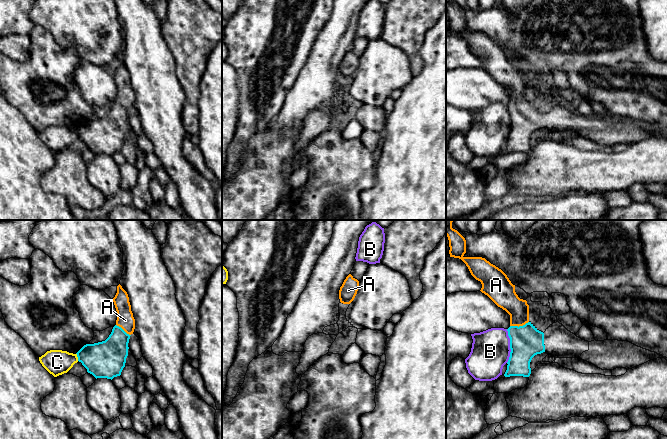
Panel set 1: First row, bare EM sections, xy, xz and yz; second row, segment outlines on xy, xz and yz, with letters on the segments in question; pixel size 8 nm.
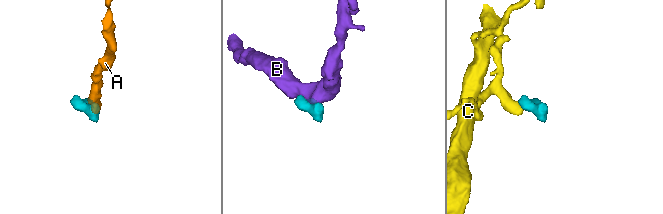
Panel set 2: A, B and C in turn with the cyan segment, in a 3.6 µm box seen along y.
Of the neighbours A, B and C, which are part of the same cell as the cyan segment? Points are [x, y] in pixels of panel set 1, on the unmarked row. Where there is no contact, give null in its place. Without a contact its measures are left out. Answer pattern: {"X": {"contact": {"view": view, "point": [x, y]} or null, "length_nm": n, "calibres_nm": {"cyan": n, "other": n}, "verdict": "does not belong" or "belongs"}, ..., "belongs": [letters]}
{"A": {"contact": {"view": "yz", "point": [519, 102]}, "length_nm": 160, "calibres_nm": {"cyan": 260, "other": 180}, "verdict": "belongs"}, "B": {"contact": {"view": "yz", "point": [510, 122]}, "length_nm": 280, "calibres_nm": {"cyan": 260, "other": 320}, "verdict": "does not belong"}, "C": {"contact": {"view": "xy", "point": [77, 132]}, "length_nm": 70, "calibres_nm": {"cyan": 300, "other": 200}, "verdict": "does not belong"}, "belongs": ["A"]}

